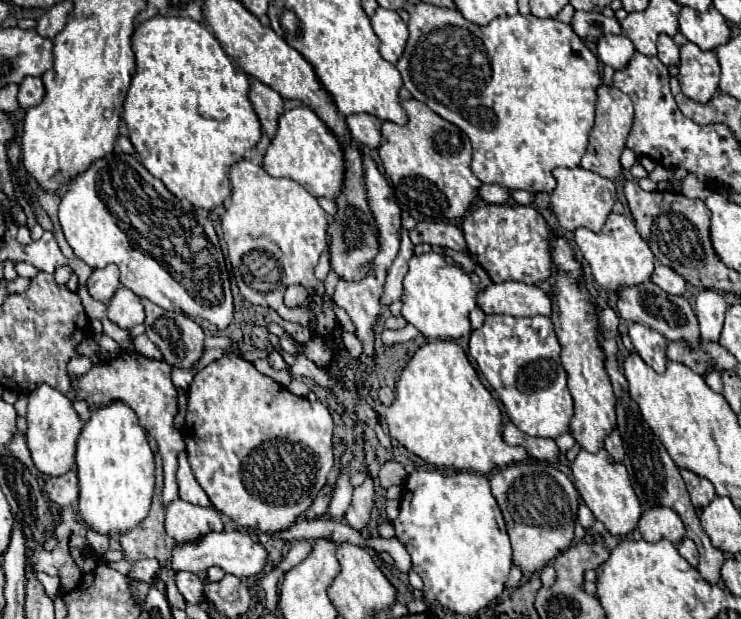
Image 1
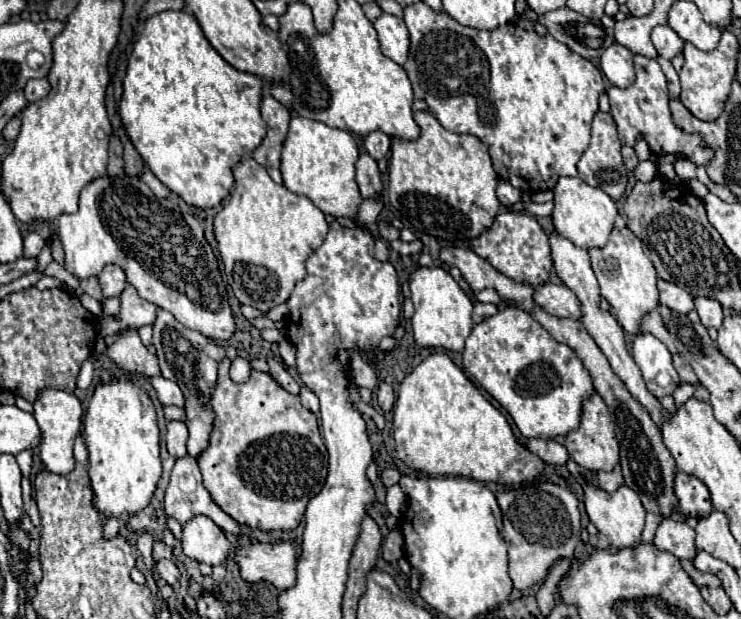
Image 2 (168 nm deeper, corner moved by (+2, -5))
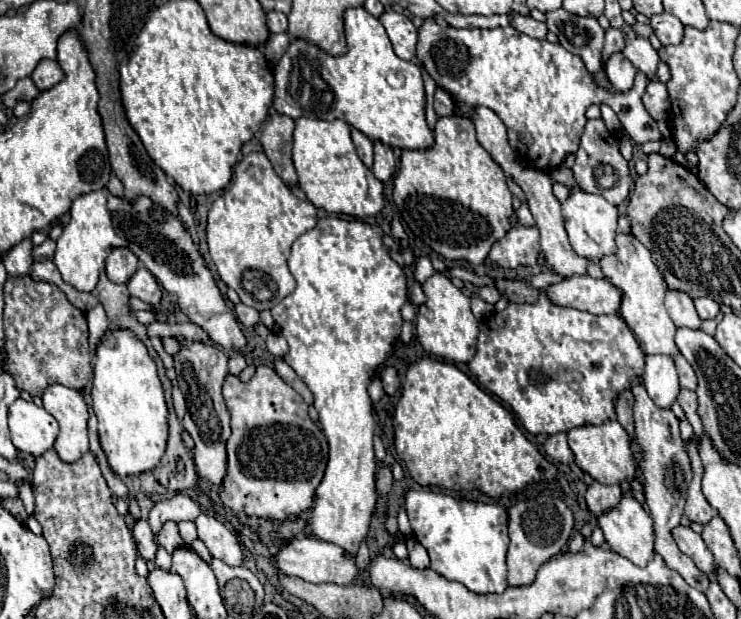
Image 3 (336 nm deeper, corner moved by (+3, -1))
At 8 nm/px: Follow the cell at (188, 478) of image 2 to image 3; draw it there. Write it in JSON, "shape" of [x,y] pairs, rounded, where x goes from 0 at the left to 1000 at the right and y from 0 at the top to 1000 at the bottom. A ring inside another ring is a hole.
{"shape":[[[238,796],[221,809],[213,809],[200,835],[200,845],[208,858],[208,864],[216,858],[216,851],[224,842],[265,842],[265,835],[270,832],[270,816],[254,800],[254,796]]]}

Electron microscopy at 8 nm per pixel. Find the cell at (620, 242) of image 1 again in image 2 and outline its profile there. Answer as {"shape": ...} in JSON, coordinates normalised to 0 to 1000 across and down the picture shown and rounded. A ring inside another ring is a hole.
{"shape":[[[843,367],[843,370],[827,370],[822,393],[814,402],[798,402],[798,428],[808,454],[811,477],[822,486],[825,506],[835,519],[835,525],[854,541],[868,538],[865,535],[865,515],[884,502],[889,486],[889,467],[887,467],[887,441],[884,431],[873,412],[870,396]]]}

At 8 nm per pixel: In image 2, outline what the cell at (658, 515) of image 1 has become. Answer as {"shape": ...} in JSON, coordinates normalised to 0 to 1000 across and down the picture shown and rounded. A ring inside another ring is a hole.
{"shape":[[[895,838],[884,861],[884,880],[895,890],[908,893],[916,903],[938,903],[938,858],[927,845]]]}

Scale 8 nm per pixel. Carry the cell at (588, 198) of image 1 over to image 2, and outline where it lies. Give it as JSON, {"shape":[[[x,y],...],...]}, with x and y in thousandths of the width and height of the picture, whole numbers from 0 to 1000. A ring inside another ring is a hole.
{"shape":[[[754,286],[746,312],[749,312],[749,338],[744,354],[749,370],[784,402],[816,399],[822,376],[827,370],[827,357],[833,351],[830,325],[819,312],[787,296],[787,289],[781,286]]]}

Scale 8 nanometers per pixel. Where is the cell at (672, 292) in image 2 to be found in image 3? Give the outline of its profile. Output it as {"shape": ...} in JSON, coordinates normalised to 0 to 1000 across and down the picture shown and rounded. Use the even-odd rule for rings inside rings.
{"shape":[[[899,467],[899,499],[901,499],[901,509],[907,512],[912,528],[945,532],[945,512],[937,499],[934,480],[926,477],[923,470]]]}

